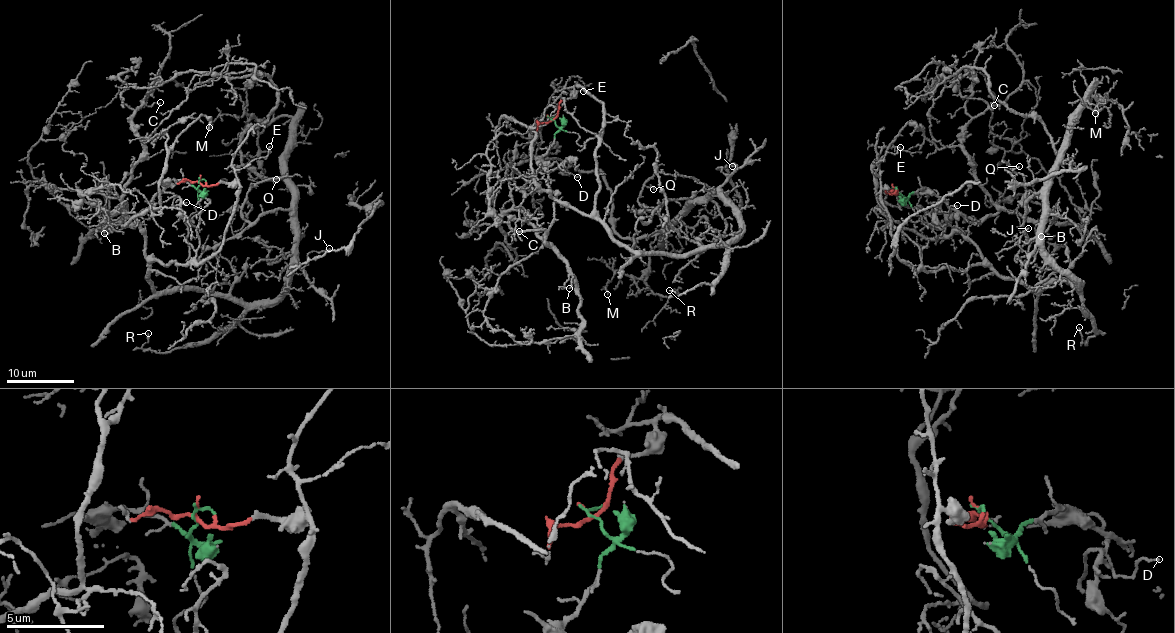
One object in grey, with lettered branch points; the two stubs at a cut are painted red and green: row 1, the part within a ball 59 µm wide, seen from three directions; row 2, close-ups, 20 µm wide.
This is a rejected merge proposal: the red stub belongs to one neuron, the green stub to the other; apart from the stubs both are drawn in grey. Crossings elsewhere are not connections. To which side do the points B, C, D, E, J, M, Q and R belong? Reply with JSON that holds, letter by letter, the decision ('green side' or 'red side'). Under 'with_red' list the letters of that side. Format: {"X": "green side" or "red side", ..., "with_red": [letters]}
{"B": "green side", "C": "green side", "D": "green side", "E": "red side", "J": "red side", "M": "red side", "Q": "red side", "R": "red side", "with_red": ["E", "J", "M", "Q", "R"]}

